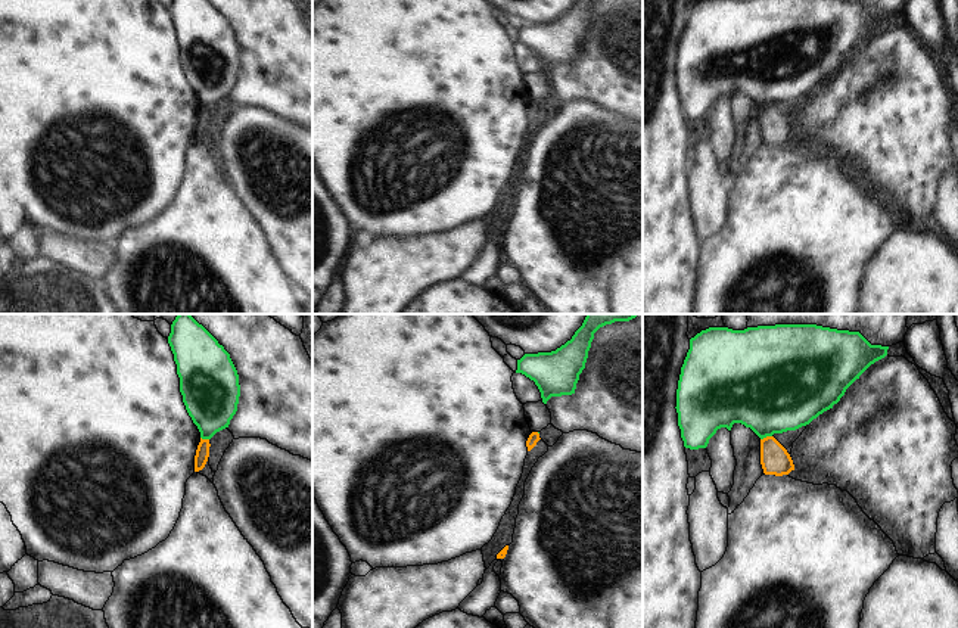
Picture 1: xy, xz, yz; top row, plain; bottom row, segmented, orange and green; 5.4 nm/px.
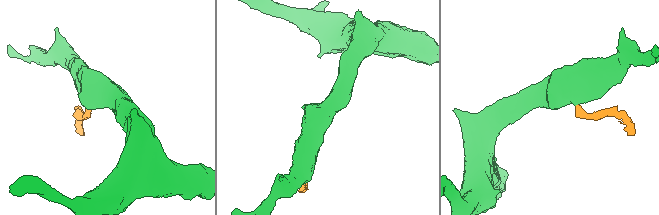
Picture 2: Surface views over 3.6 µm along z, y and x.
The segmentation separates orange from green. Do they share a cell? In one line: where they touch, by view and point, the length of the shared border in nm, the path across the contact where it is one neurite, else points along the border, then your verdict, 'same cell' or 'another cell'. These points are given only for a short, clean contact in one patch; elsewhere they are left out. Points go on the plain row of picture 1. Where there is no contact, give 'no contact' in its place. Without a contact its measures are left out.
contact yz (767, 106); length 70 nm; border yz (771, 105), (761, 109); another cell

